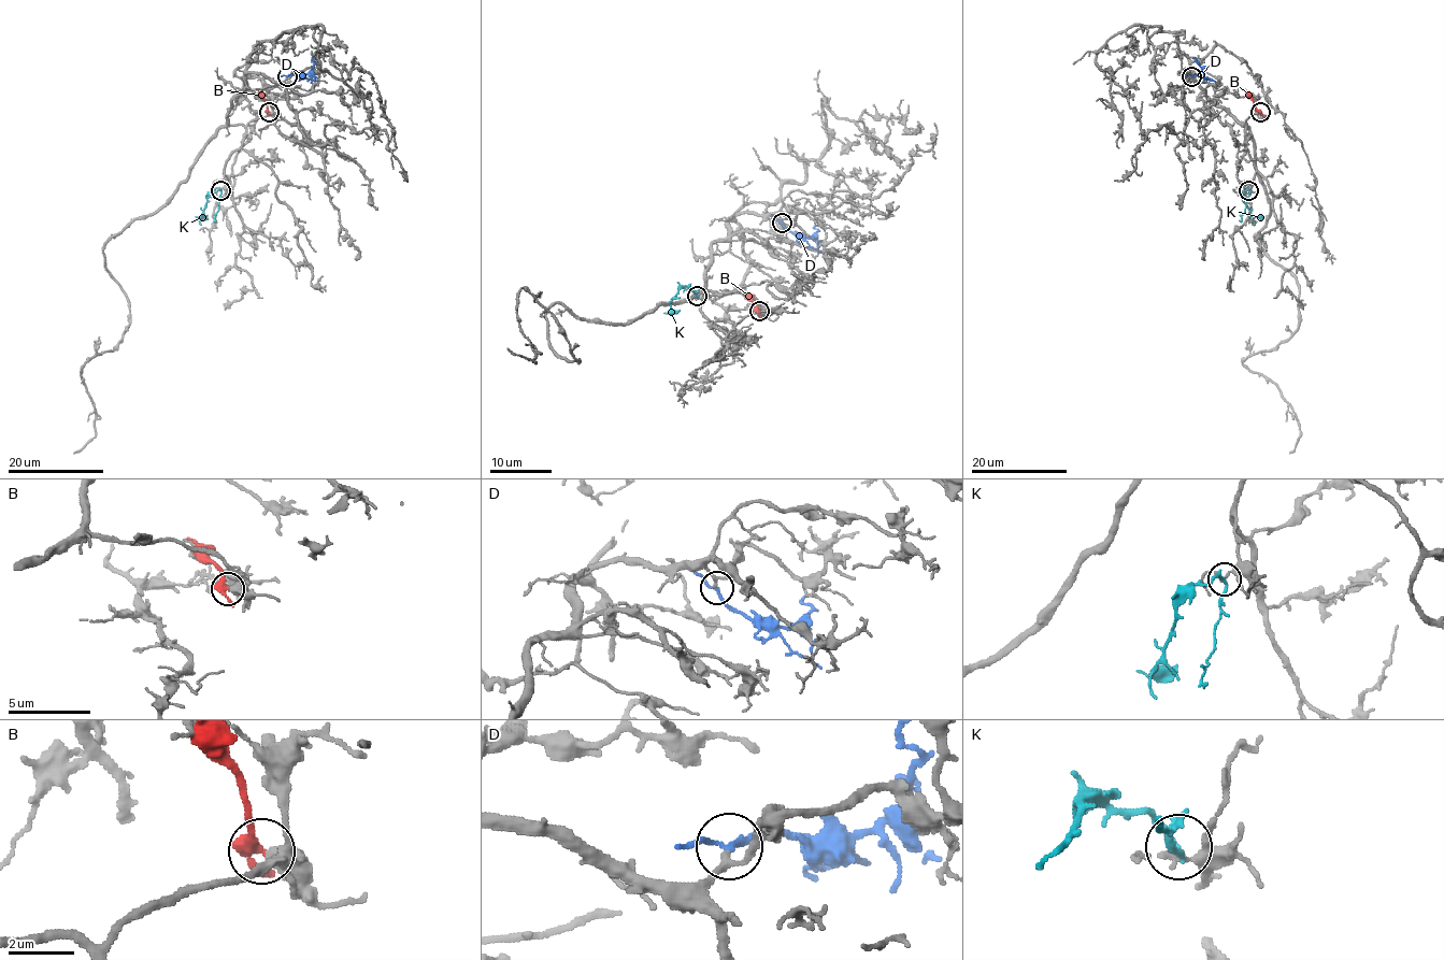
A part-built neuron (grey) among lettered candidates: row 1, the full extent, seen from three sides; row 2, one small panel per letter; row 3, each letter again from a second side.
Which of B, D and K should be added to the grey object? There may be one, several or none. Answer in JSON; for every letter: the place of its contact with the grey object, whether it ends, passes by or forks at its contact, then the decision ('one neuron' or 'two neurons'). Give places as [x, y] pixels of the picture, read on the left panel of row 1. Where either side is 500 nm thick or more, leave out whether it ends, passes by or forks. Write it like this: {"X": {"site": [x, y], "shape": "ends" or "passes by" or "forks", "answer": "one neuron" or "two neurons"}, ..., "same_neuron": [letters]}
{"B": {"site": [269, 112], "shape": "passes by", "answer": "two neurons"}, "D": {"site": [287, 76], "shape": "passes by", "answer": "one neuron"}, "K": {"site": [220, 190], "shape": "passes by", "answer": "two neurons"}, "same_neuron": ["D"]}

